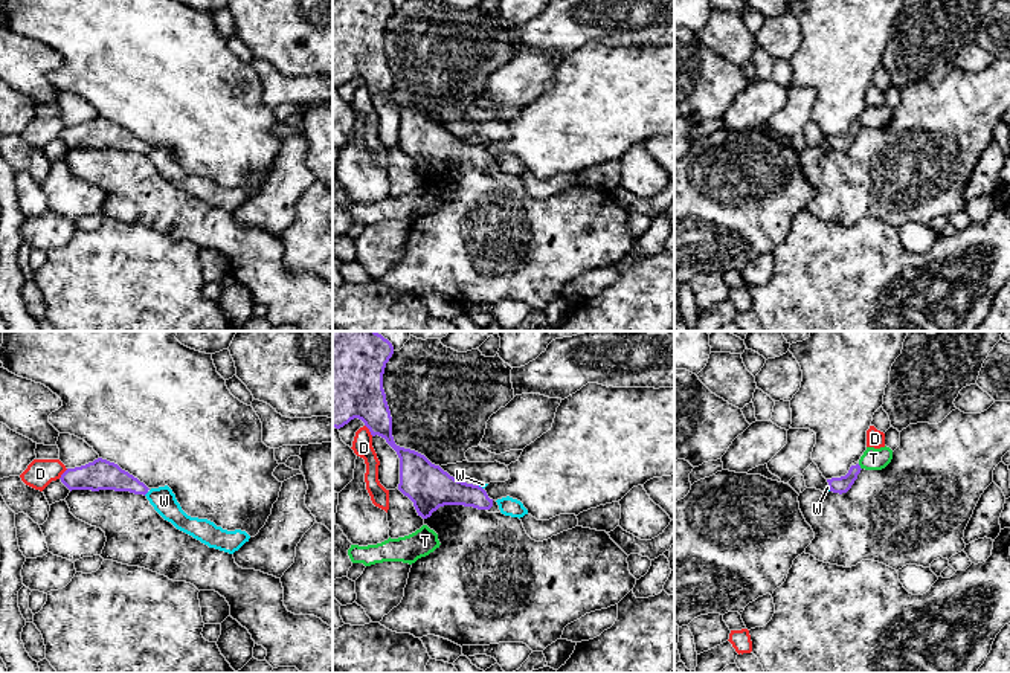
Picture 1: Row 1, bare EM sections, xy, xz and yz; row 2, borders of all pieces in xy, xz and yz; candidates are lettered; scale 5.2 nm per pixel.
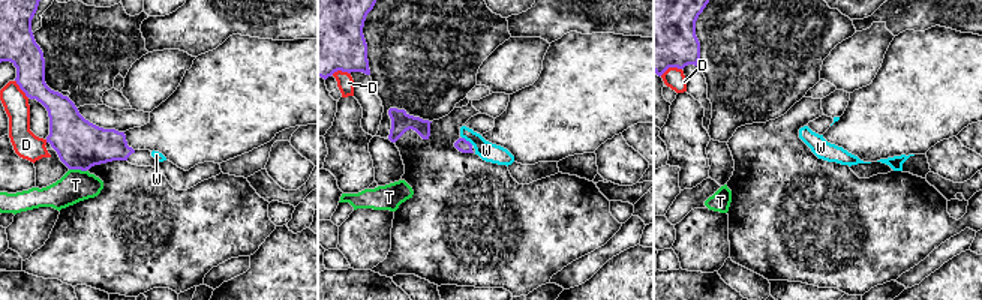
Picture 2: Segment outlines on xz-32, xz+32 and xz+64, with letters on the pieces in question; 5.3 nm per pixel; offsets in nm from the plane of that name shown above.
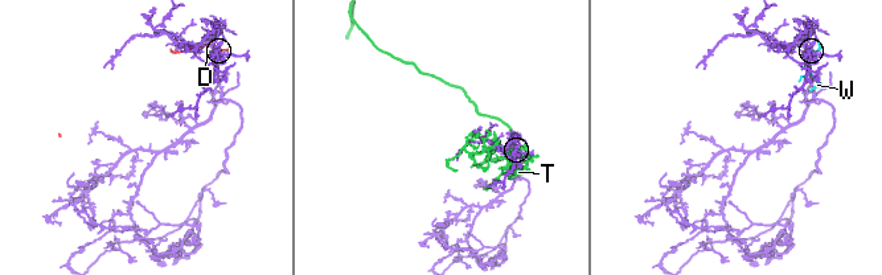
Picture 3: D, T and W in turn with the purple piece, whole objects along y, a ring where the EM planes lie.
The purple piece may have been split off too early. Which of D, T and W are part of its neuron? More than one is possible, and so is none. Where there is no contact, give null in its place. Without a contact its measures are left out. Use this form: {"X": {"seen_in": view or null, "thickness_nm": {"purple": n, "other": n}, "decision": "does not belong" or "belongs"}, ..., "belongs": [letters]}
{"D": {"seen_in": "xz", "thickness_nm": {"purple": 320, "other": 110}, "decision": "does not belong"}, "T": {"seen_in": "yz", "thickness_nm": {"purple": 90, "other": 110}, "decision": "does not belong"}, "W": {"seen_in": "xy", "thickness_nm": {"purple": 160, "other": 130}, "decision": "does not belong"}, "belongs": []}

